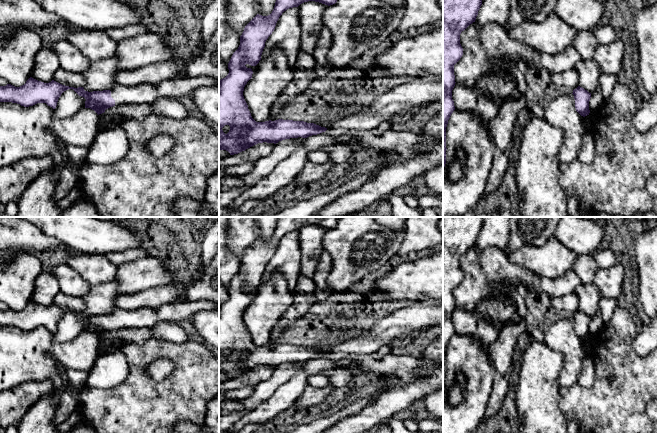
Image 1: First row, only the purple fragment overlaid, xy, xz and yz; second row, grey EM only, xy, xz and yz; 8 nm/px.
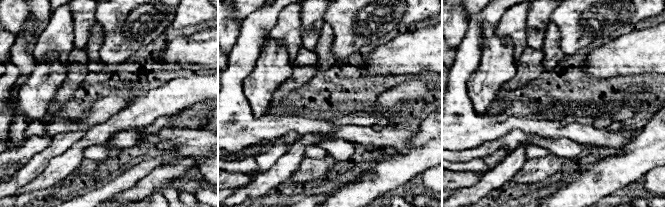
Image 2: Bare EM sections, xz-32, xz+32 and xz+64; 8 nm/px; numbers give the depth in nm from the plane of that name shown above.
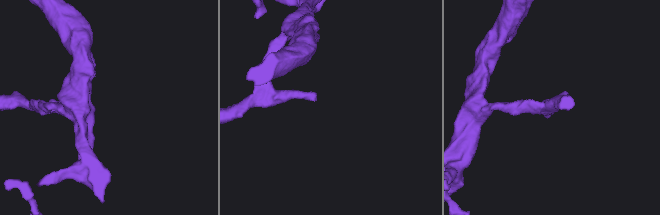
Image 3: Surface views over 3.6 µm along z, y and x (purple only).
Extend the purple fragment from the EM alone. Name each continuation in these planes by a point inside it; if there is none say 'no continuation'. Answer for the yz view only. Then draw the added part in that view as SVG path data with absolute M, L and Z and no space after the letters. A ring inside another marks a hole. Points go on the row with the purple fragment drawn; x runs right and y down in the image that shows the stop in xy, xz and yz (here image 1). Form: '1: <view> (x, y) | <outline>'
no continuation

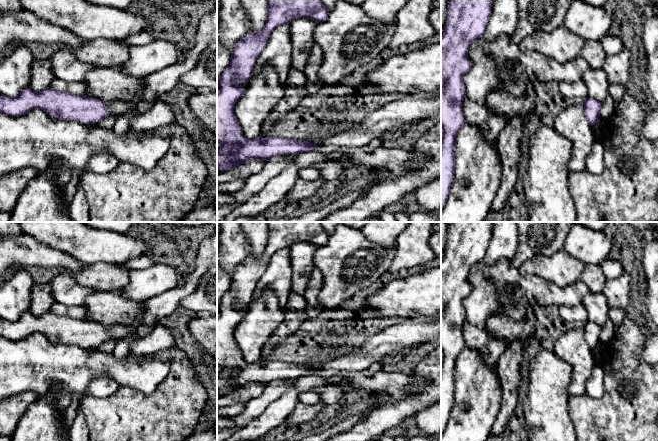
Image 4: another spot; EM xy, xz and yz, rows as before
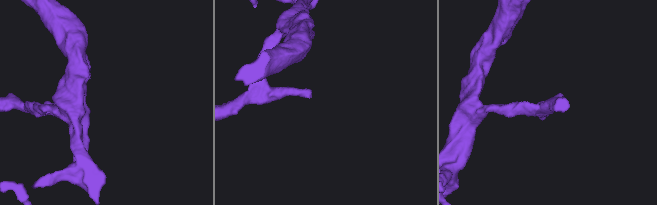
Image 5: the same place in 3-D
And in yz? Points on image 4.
no continuation

